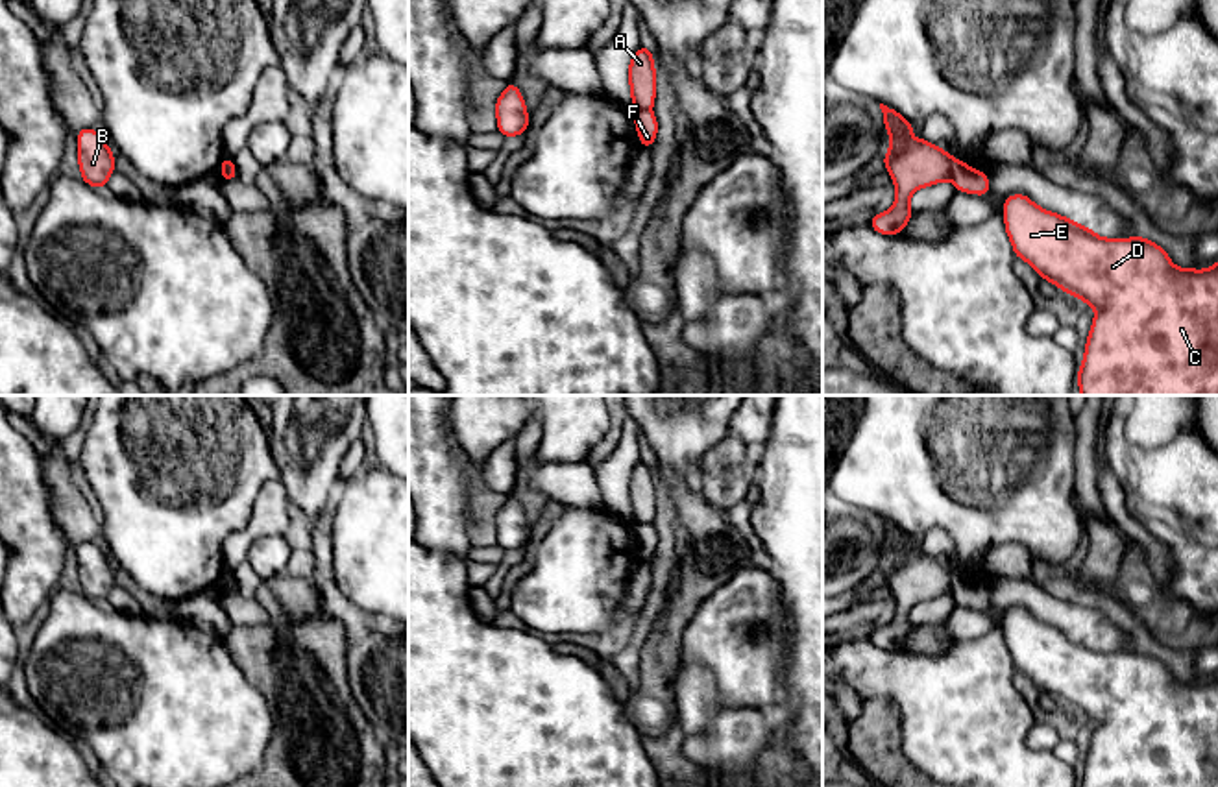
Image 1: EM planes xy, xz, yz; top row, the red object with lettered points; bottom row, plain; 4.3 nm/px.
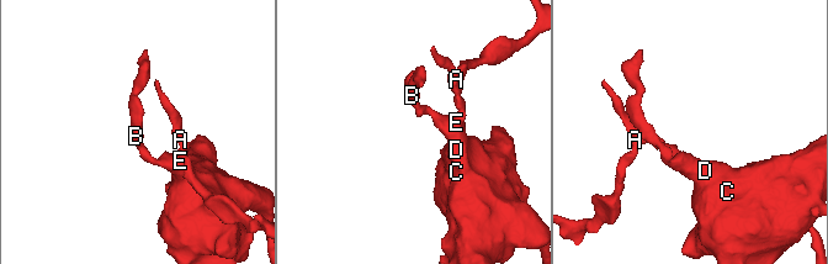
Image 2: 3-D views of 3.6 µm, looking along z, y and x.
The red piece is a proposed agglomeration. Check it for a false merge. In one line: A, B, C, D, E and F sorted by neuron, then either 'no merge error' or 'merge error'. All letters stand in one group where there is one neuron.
groups A / B C D E F; merge error

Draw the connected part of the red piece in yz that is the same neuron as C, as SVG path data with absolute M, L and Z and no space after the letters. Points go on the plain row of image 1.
M1024 608L1004 615L1004 636L1015 671L1096 722L1078 787L1218 787L1218 674L1207 684L1177 682L1144 650L1102 652Z

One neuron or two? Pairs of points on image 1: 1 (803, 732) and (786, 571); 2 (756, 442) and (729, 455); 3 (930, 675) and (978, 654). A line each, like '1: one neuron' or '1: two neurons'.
1: one neuron
2: two neurons
3: one neuron

